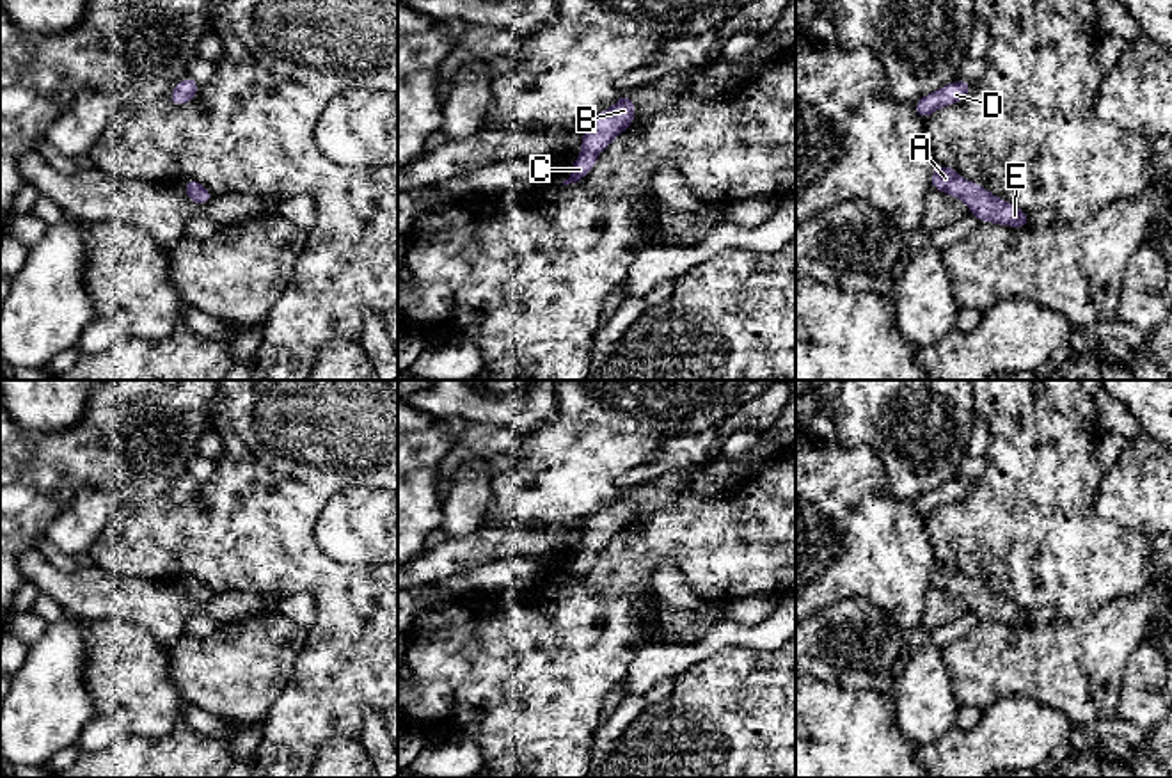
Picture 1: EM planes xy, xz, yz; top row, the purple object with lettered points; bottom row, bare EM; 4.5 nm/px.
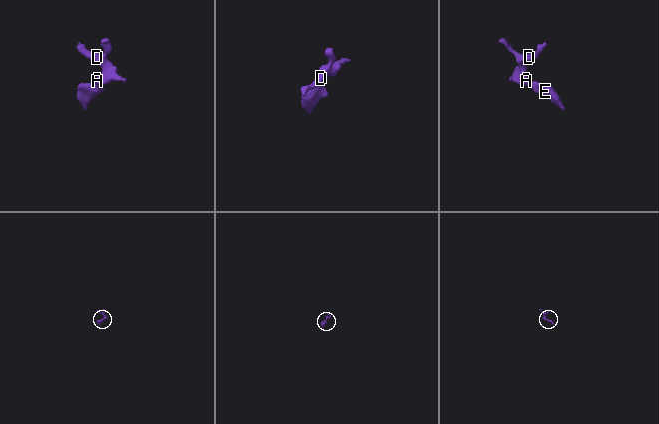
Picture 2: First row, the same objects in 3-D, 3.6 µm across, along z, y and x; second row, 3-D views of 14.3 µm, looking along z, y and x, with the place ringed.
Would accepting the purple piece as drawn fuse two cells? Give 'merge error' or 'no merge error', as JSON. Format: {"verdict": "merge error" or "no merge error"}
{"verdict": "no merge error"}

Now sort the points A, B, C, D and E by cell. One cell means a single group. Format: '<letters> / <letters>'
A B C D E

